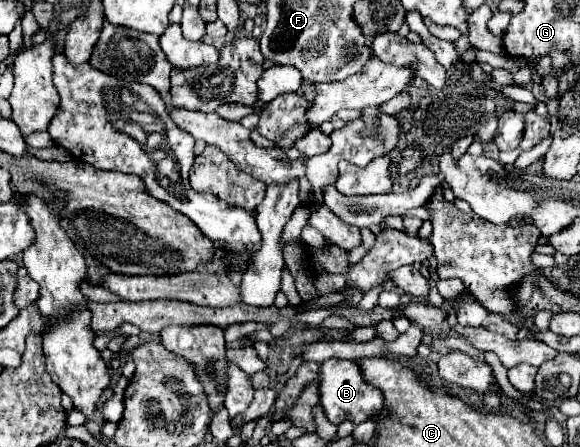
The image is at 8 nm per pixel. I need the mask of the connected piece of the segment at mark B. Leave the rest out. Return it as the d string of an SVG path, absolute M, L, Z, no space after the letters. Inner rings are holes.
M326 359L320 365L318 373L318 389L320 389L320 401L324 407L326 417L330 423L338 425L342 421L352 421L354 425L370 419L374 413L378 413L384 405L384 393L378 391L372 383L368 383L362 377L362 371L356 361L346 361L346 359Z

